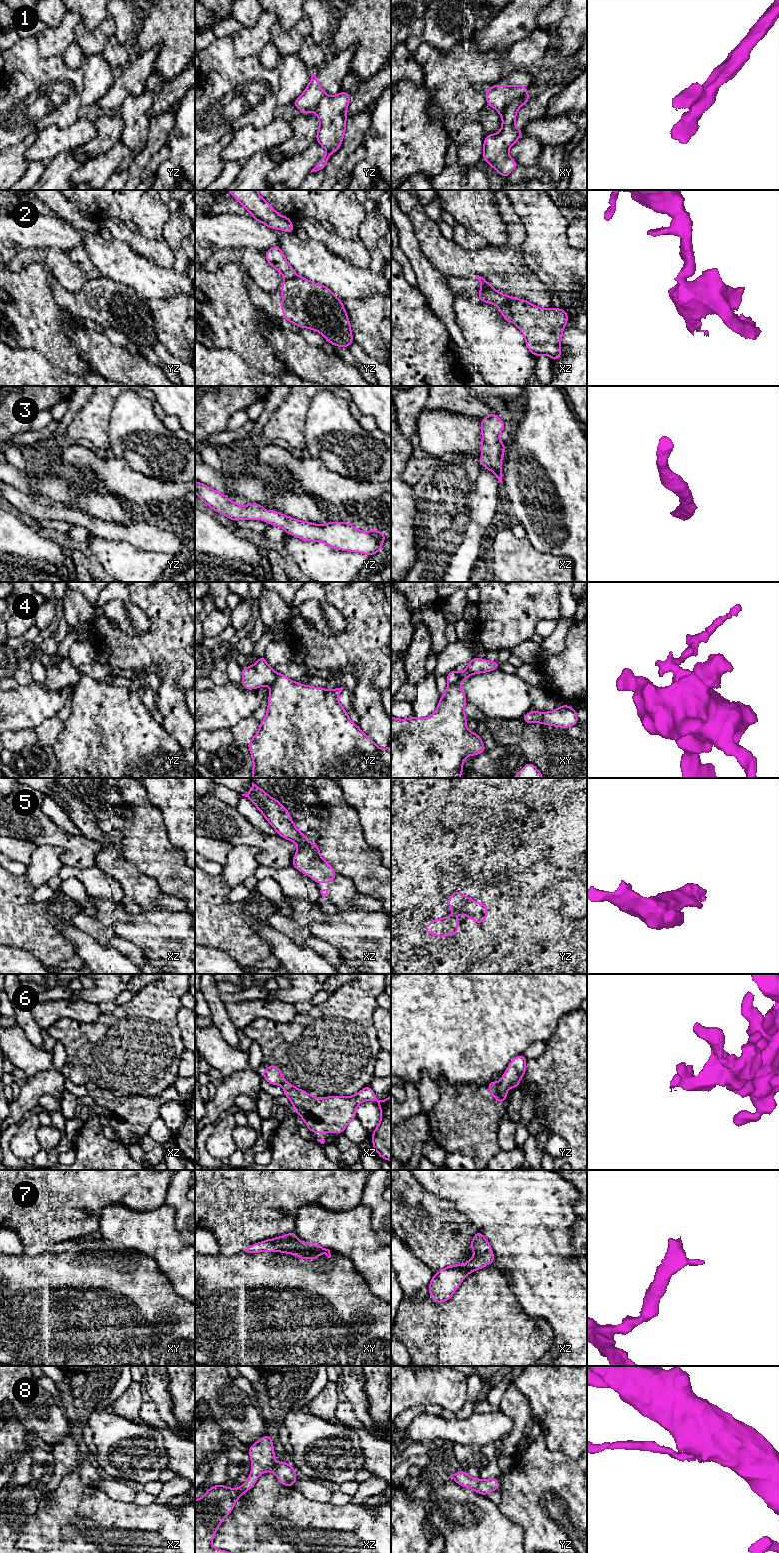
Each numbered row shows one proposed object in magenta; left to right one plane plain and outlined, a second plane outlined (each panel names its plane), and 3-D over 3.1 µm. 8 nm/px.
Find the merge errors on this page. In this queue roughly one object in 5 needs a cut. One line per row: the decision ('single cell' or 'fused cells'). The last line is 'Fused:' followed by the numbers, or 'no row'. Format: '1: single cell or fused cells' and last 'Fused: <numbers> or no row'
1: fused cells
2: fused cells
3: single cell
4: fused cells
5: single cell
6: fused cells
7: single cell
8: single cell
Fused: 1, 2, 4, 6

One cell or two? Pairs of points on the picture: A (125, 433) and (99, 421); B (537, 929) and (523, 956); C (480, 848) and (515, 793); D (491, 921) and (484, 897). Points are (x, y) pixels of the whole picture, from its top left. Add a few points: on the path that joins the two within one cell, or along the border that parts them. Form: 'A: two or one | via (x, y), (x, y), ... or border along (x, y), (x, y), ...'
A: two | border along (115, 402), (109, 418), (108, 447)
B: one | via (530, 936), (525, 941), (523, 949)
C: two | border along (494, 788), (505, 798), (521, 801)
D: two | border along (498, 891), (495, 899), (488, 905)

